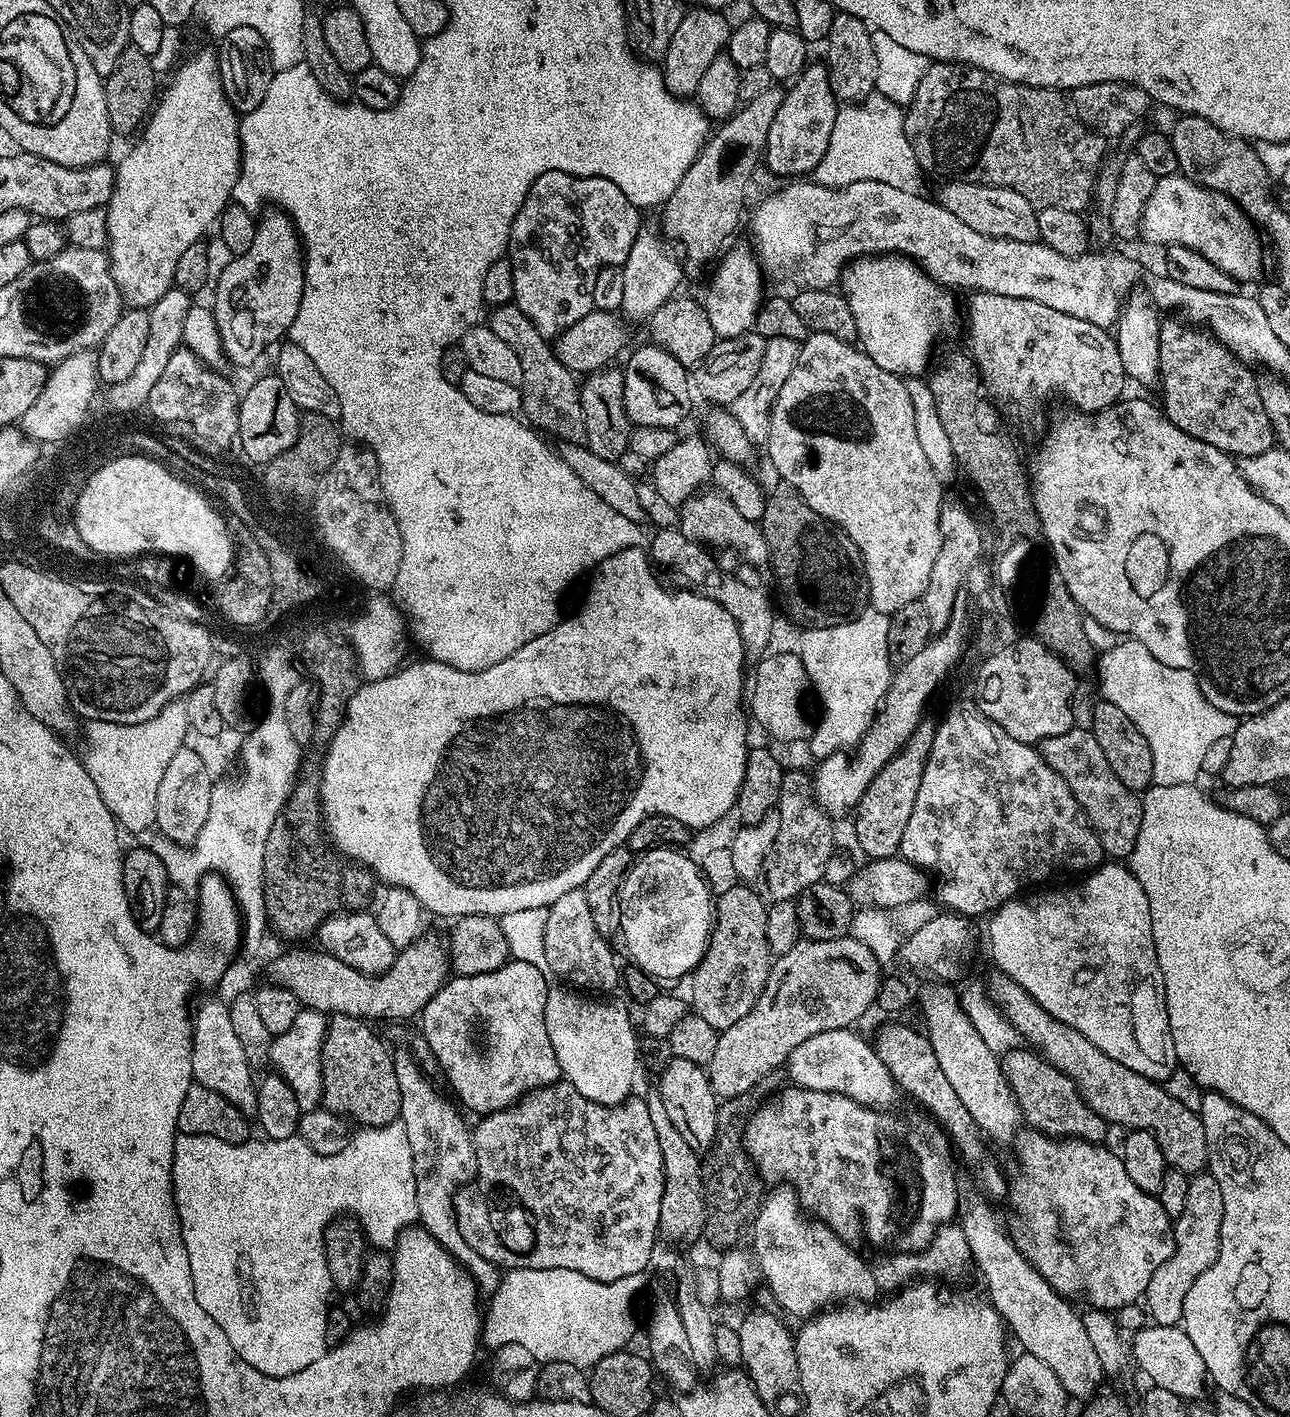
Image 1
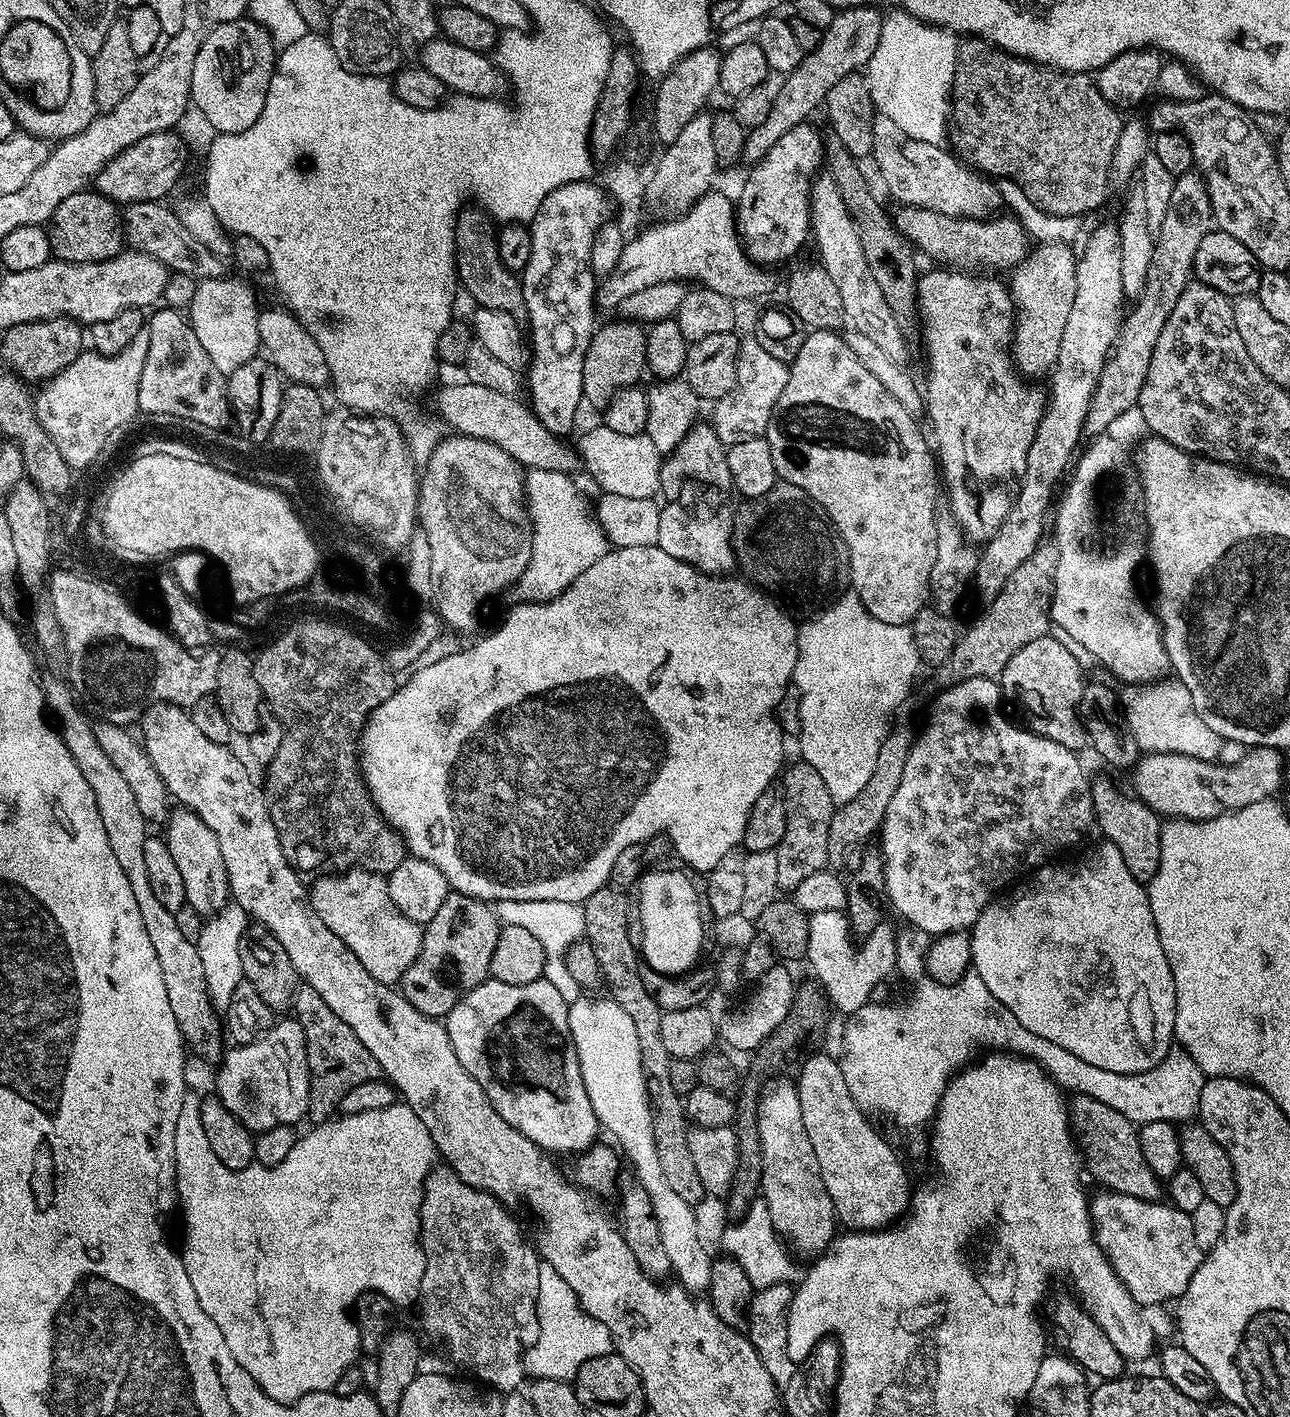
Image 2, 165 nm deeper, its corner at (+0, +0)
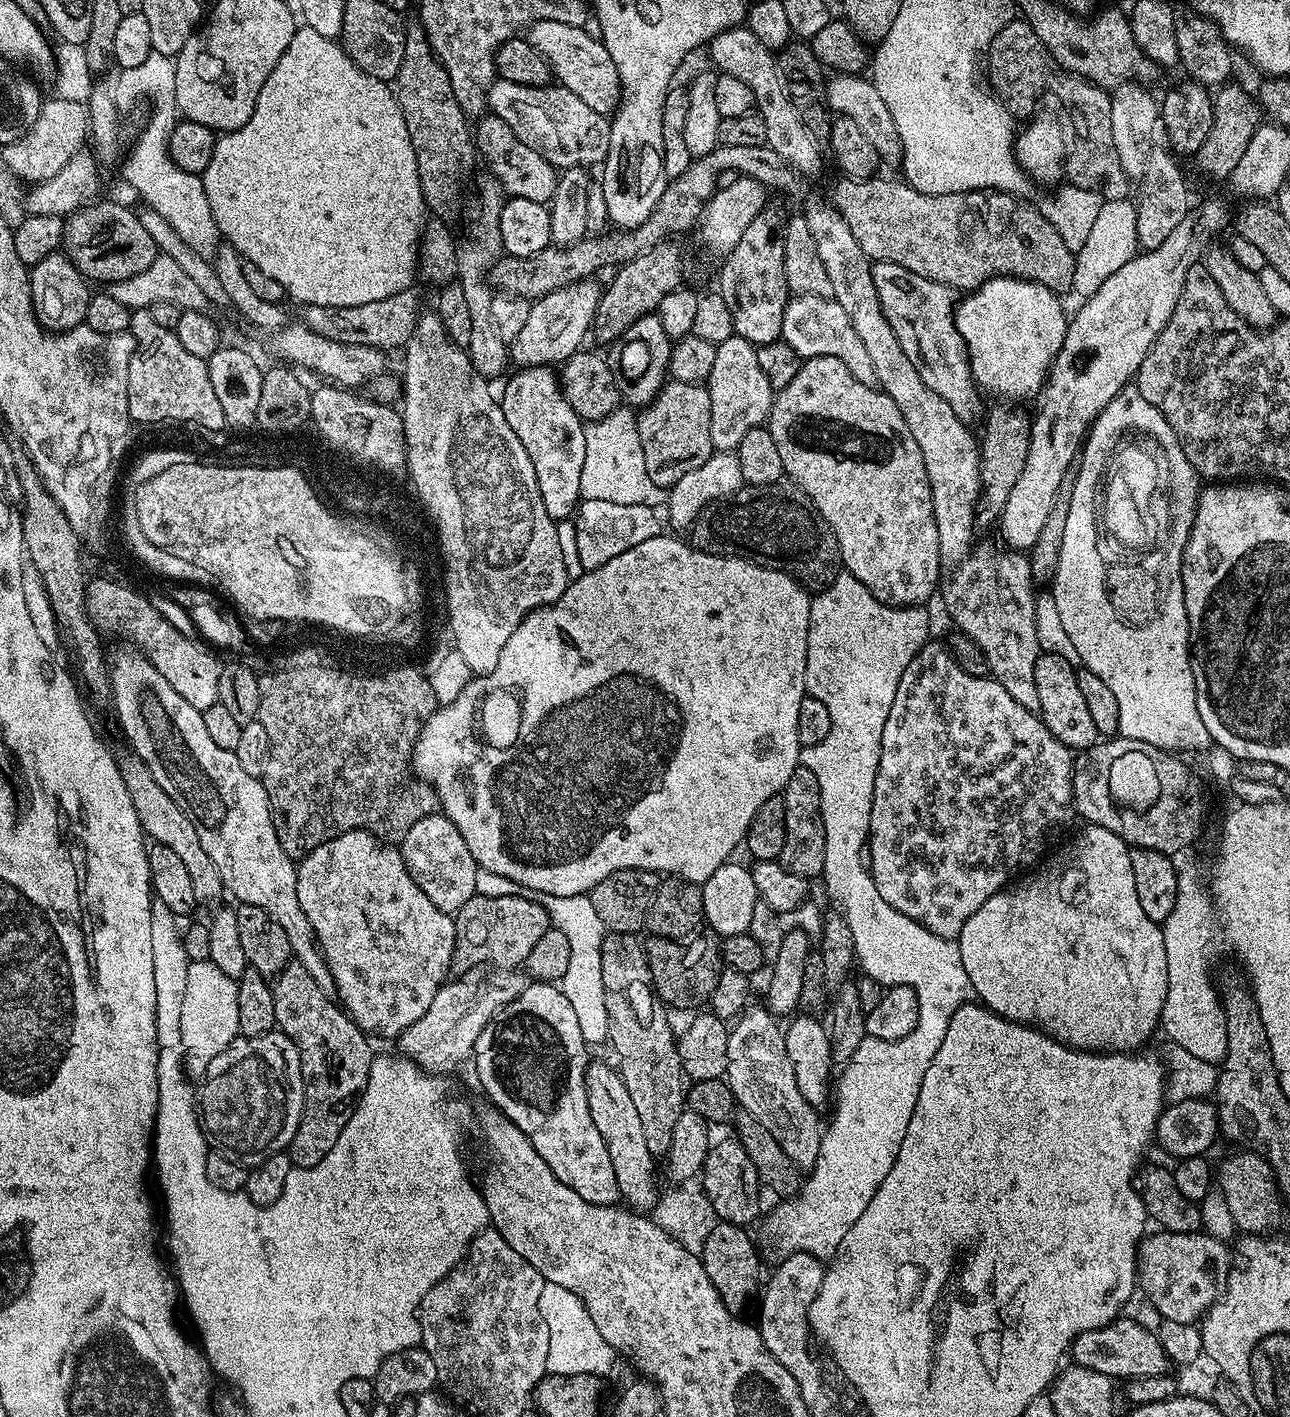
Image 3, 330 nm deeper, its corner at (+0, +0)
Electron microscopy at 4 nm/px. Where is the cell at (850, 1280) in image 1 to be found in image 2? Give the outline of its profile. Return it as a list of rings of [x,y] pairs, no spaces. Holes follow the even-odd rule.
[[[773,1078],[764,1085],[756,1108],[756,1125],[762,1146],[759,1191],[768,1207],[772,1225],[785,1241],[791,1244],[792,1240],[793,1249],[815,1254],[829,1251],[838,1232],[836,1211],[834,1202],[830,1202],[830,1194],[826,1194],[826,1186],[822,1186],[818,1158],[814,1158],[814,1146],[810,1146],[810,1138],[806,1135],[802,1106],[791,1079]]]

